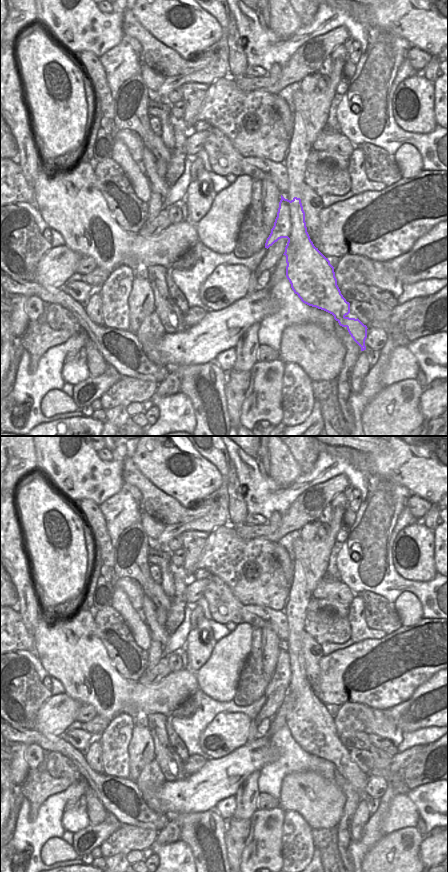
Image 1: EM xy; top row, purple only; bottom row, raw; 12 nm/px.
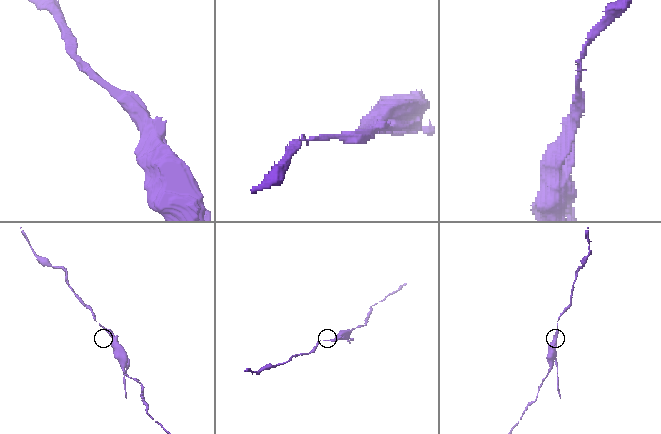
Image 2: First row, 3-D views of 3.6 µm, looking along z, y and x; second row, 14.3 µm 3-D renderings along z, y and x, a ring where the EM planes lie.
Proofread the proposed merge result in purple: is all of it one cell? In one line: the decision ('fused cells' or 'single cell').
fused cells

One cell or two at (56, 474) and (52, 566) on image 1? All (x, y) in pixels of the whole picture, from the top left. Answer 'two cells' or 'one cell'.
two cells

